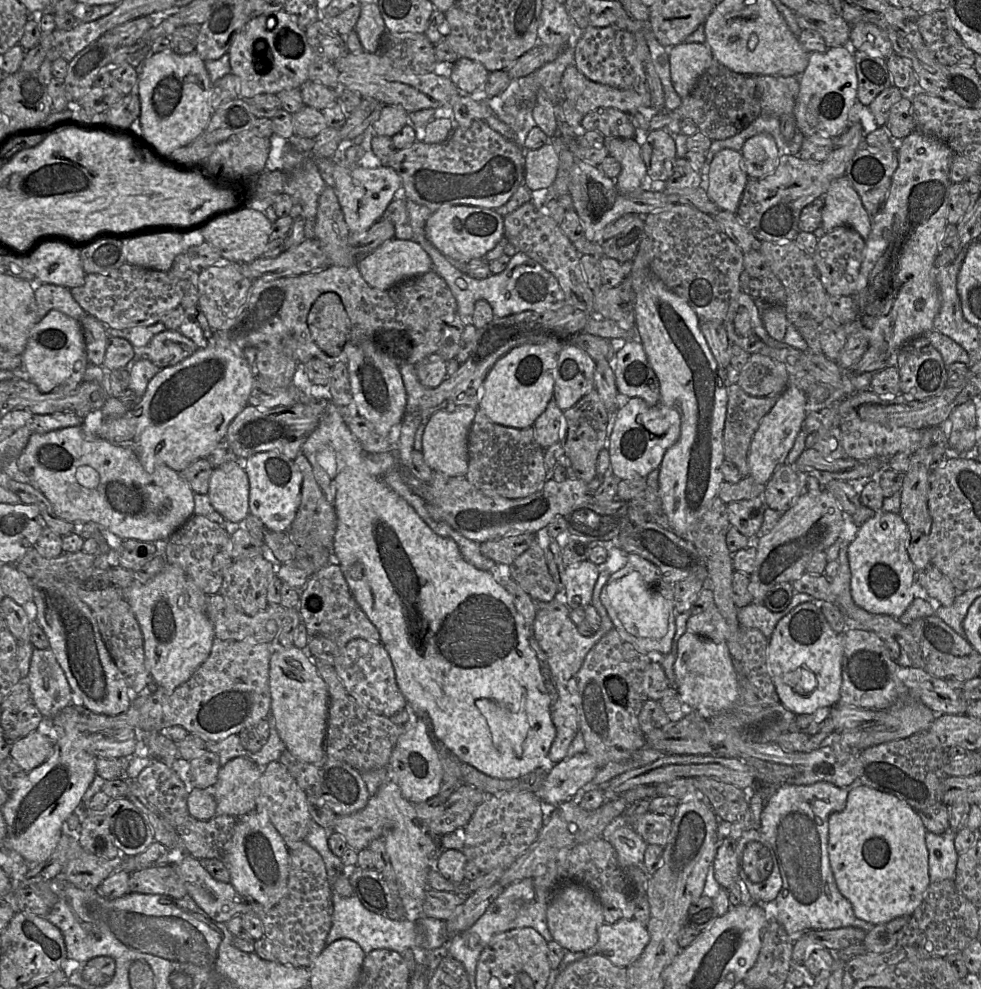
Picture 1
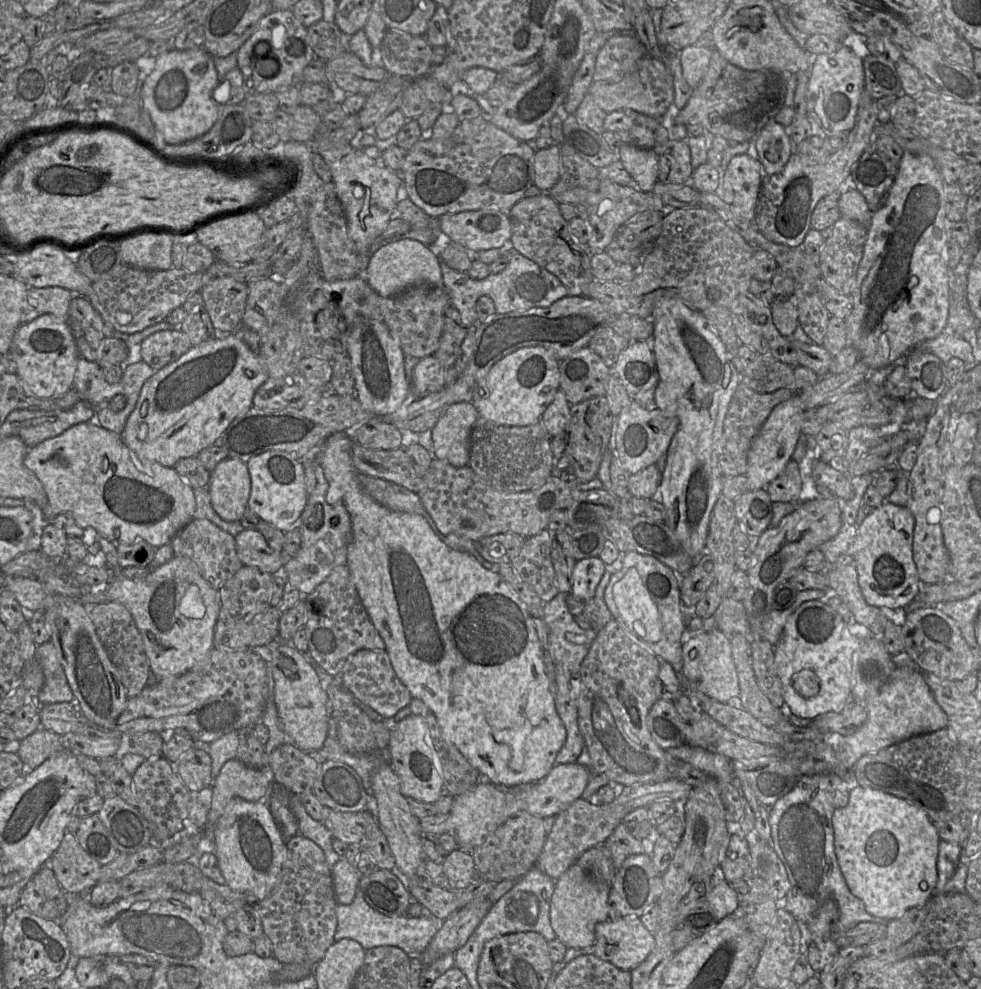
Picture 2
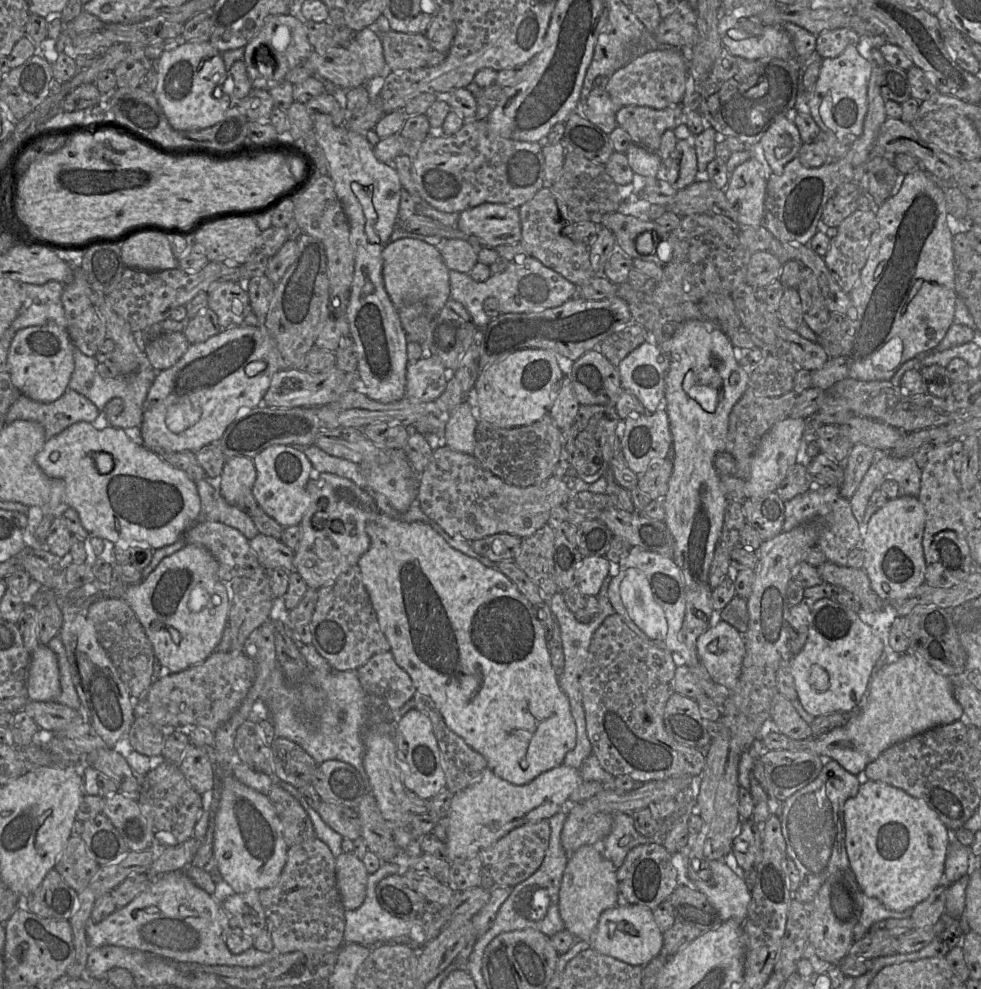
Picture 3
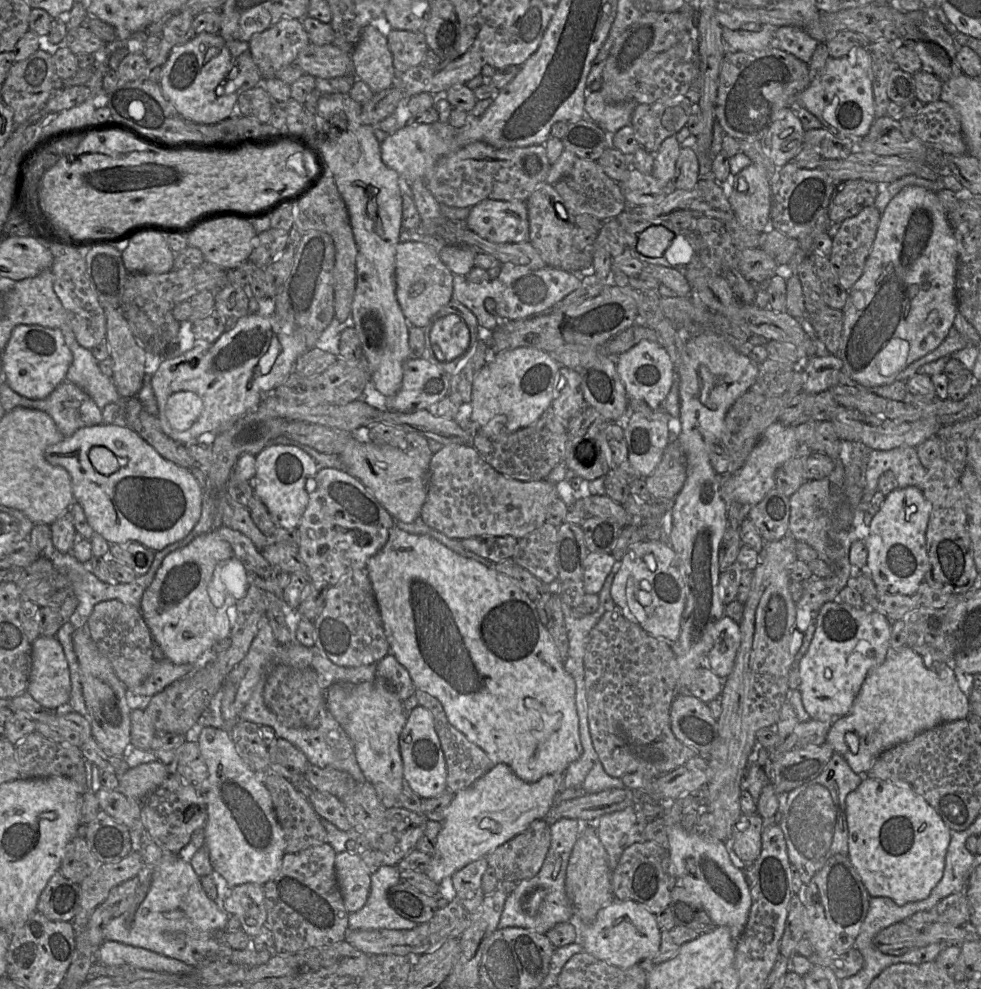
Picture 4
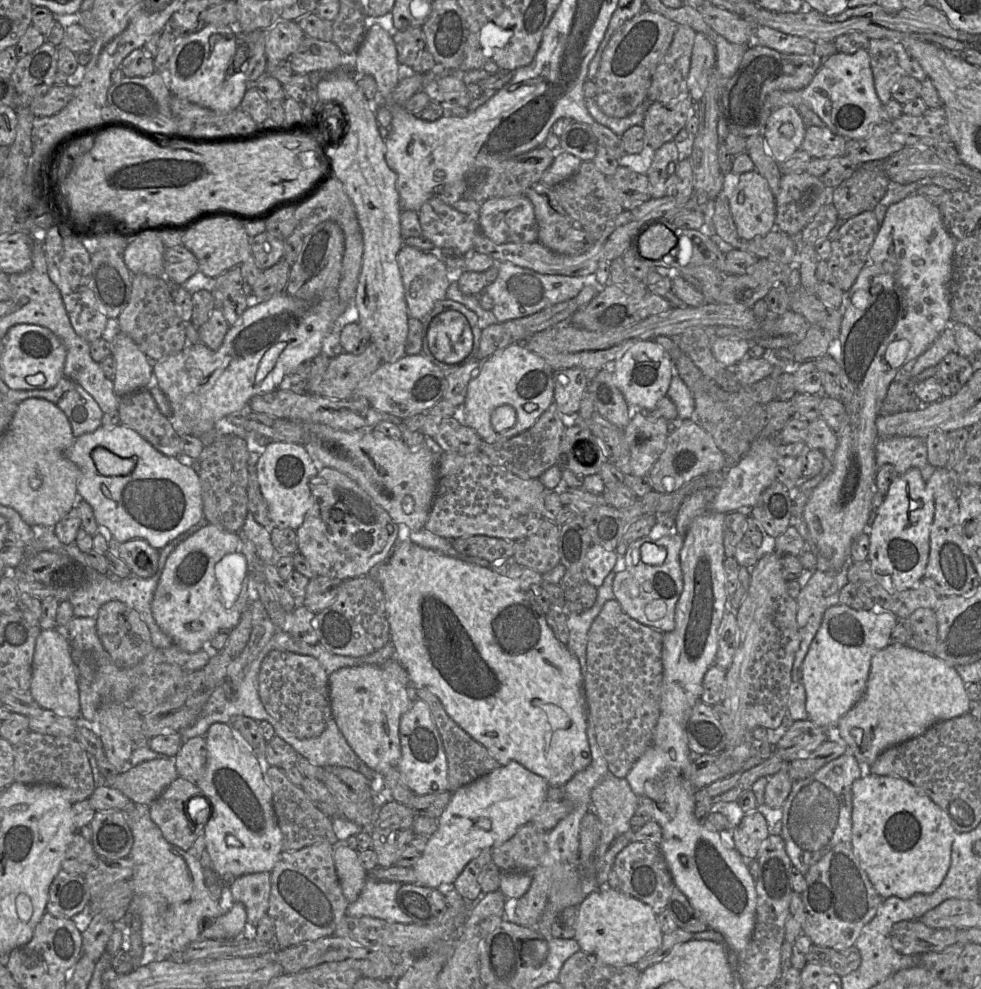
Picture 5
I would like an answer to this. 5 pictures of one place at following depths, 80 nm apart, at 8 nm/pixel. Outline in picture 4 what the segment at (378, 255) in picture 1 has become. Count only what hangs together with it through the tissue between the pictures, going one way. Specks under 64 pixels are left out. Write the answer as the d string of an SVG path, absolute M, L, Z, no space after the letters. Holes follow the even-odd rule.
M399 242L395 256L396 298L409 325L424 328L452 300L453 275L431 246Z

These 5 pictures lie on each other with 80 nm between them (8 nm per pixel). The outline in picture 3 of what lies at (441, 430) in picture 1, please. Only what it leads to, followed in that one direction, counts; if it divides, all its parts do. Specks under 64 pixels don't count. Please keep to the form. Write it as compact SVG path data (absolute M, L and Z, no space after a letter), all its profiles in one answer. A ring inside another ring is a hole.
M467 398L446 416L443 444L465 454L473 454L477 426L476 411Z

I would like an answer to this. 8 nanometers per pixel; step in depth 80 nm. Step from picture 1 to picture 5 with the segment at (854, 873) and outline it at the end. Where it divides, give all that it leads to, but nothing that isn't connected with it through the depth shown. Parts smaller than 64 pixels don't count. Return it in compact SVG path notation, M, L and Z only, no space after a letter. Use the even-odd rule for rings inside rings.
M870 774L867 777L857 779L852 786L852 838L851 845L853 852L858 858L861 867L866 872L871 884L877 893L884 899L889 897L897 897L899 899L908 899L916 894L930 894L935 891L944 880L950 864L951 850L954 838L958 834L948 815L935 804L927 795L923 794L919 789L907 780L893 776L878 776Z

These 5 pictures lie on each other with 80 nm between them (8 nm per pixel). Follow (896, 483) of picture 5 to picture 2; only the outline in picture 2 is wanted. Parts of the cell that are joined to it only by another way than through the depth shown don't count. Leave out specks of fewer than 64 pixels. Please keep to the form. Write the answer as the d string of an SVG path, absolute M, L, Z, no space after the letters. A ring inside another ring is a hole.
M884 502L859 525L847 553L854 558L861 592L869 605L891 609L908 606L917 596L920 580L913 560L915 518L906 506Z

